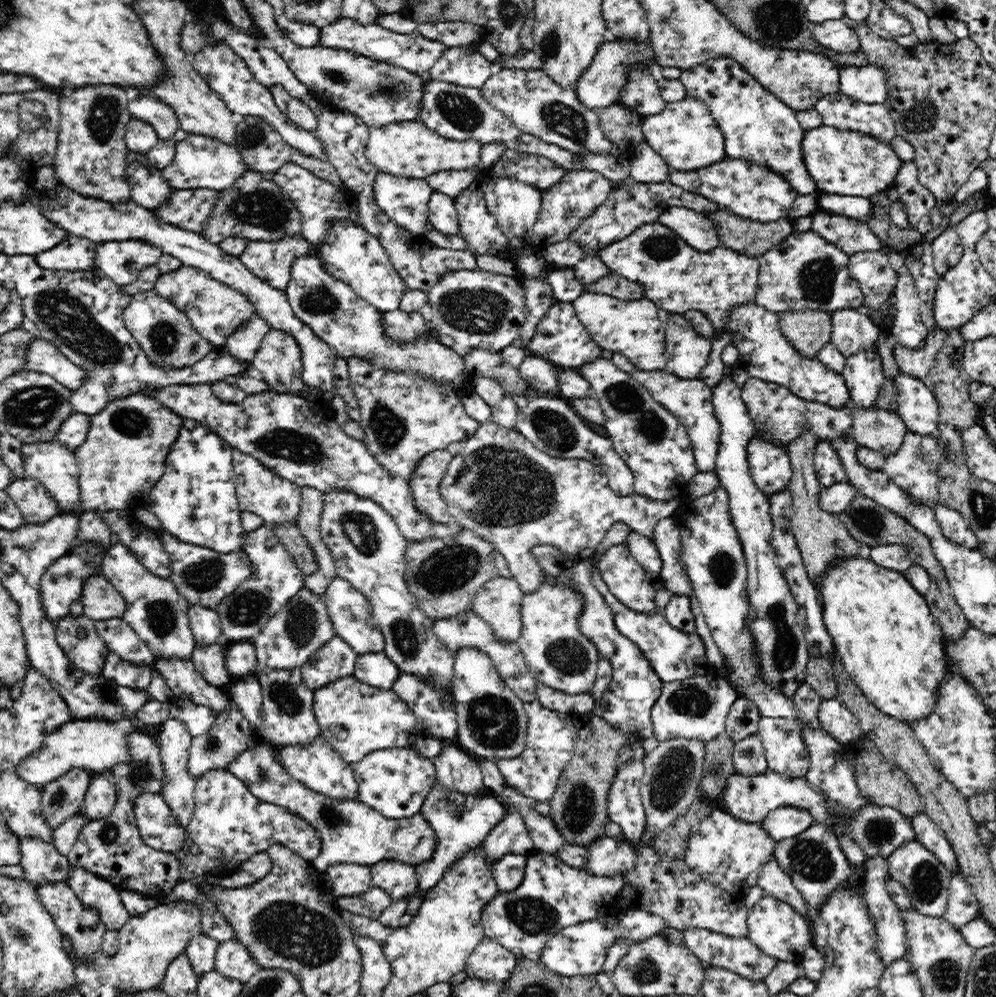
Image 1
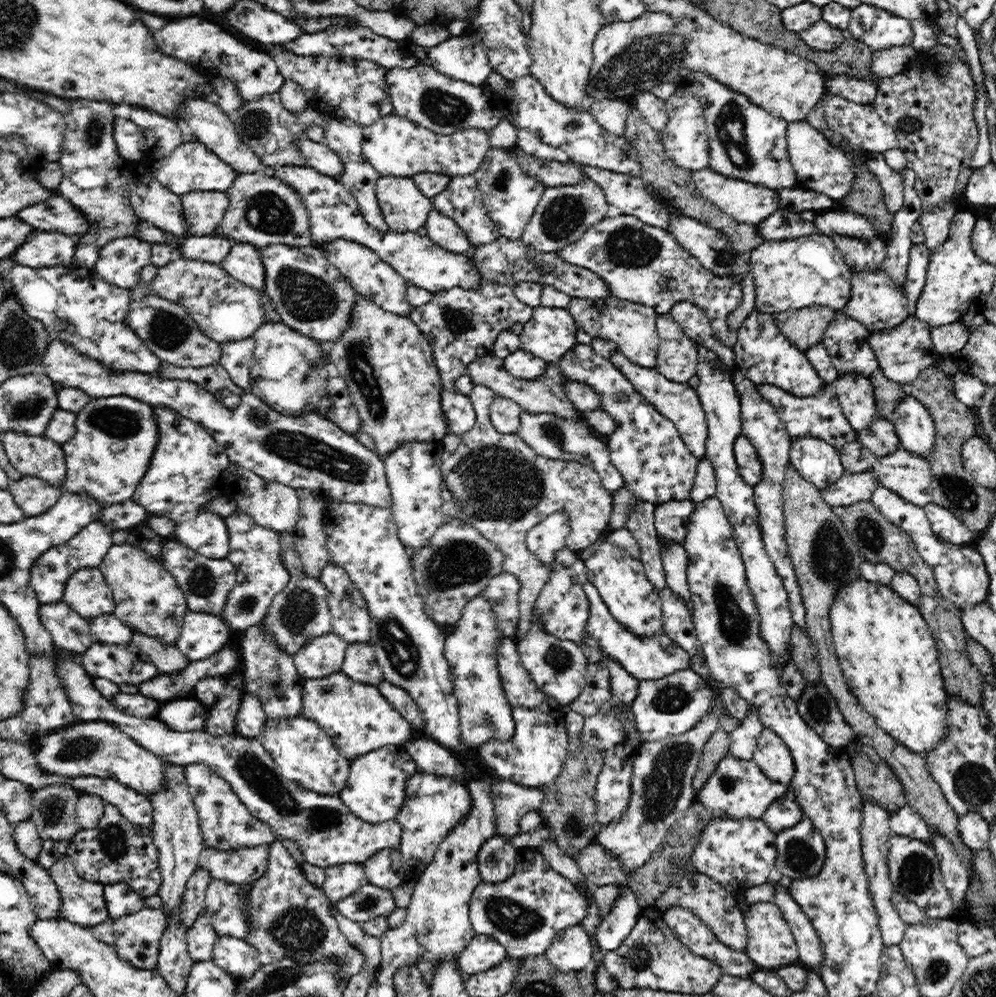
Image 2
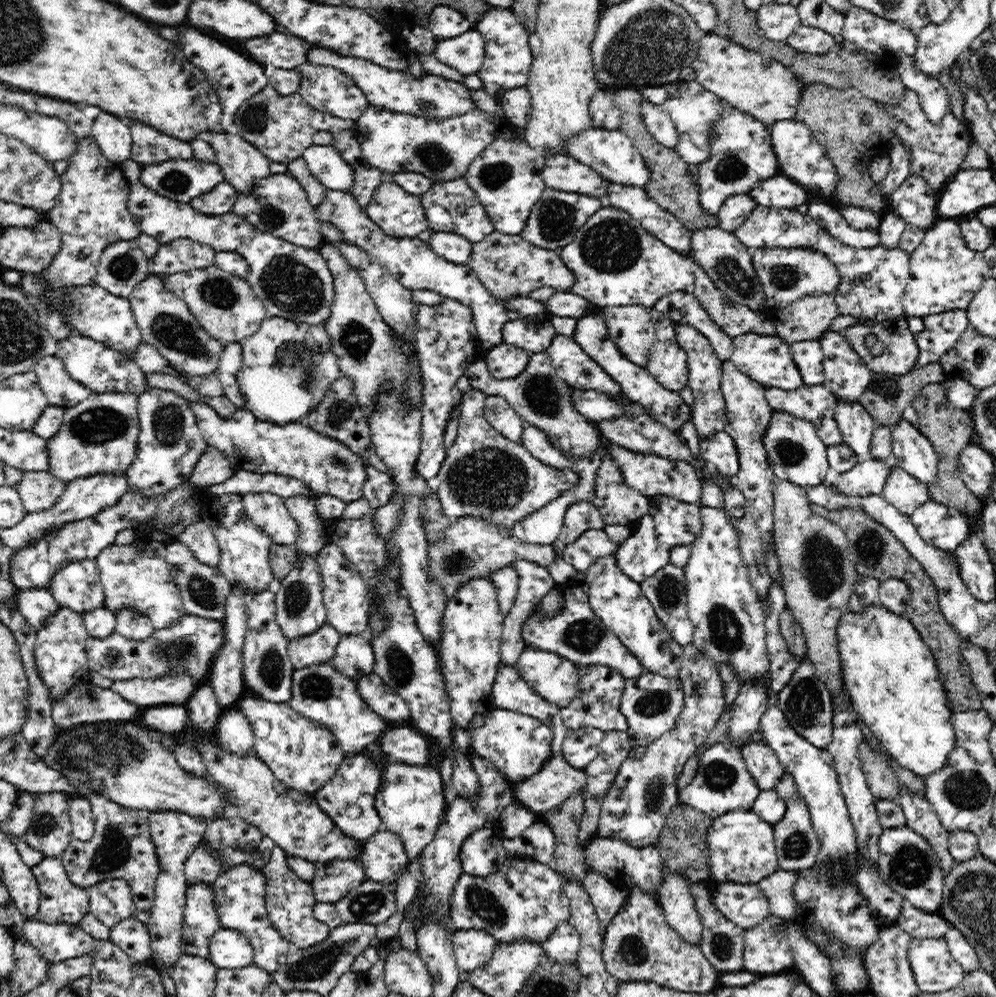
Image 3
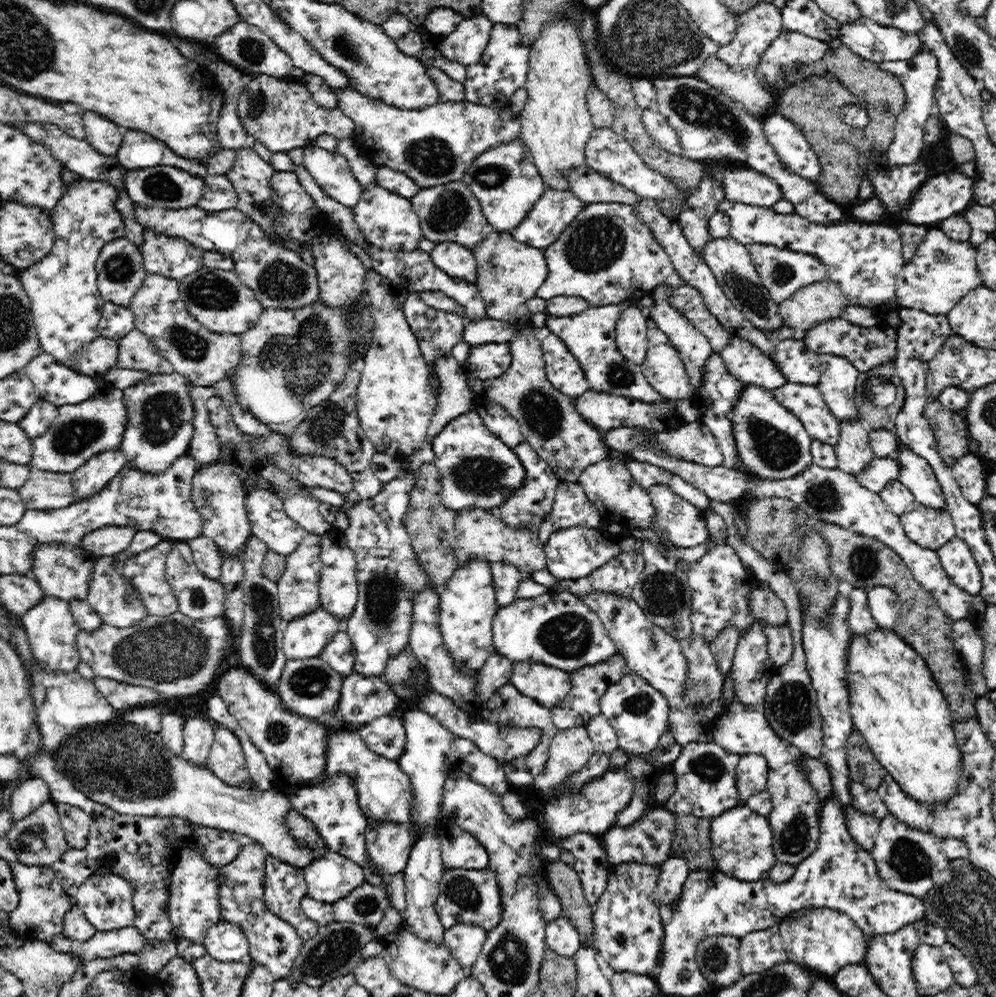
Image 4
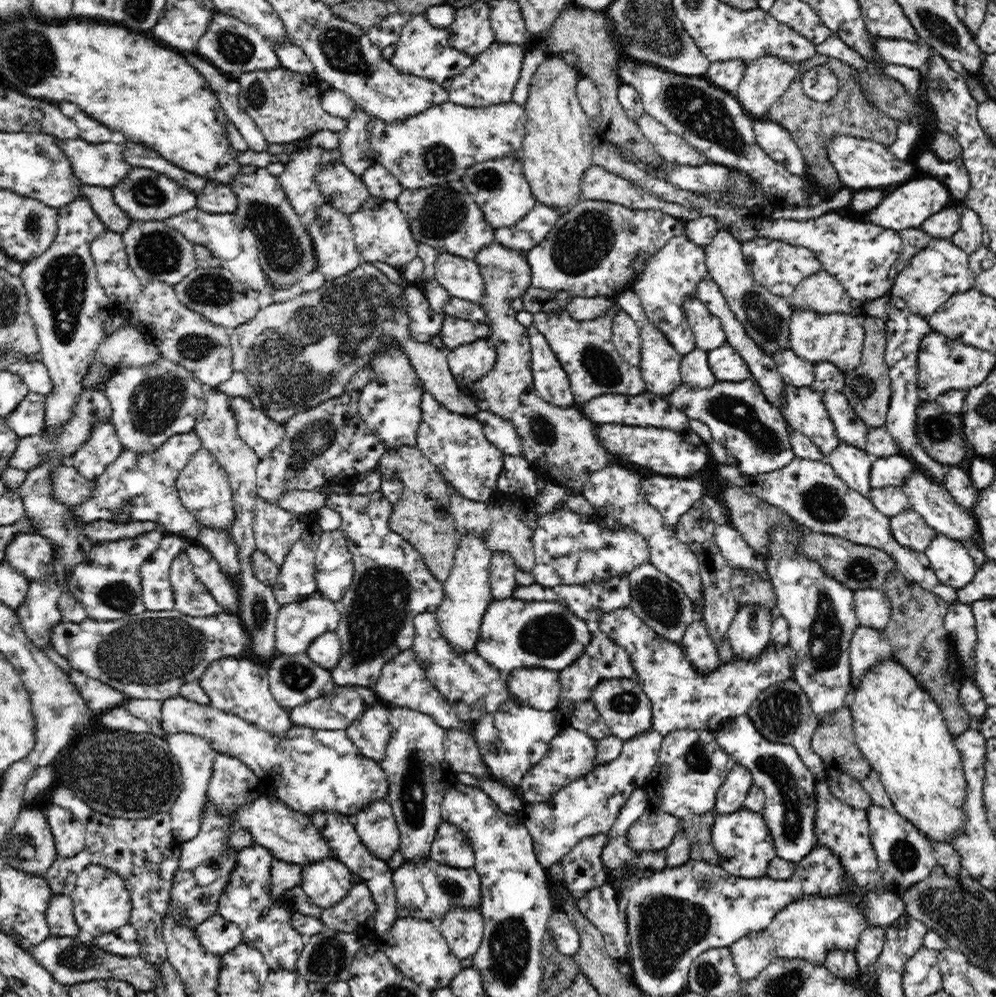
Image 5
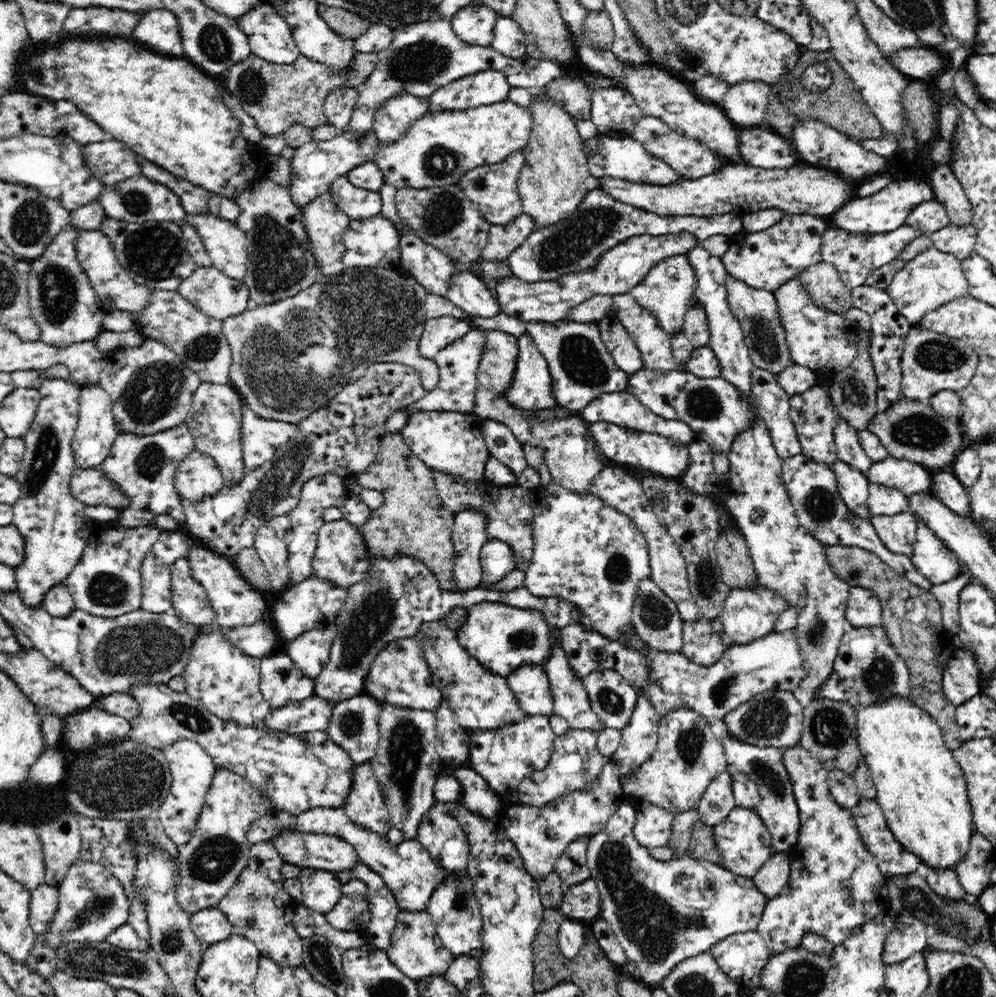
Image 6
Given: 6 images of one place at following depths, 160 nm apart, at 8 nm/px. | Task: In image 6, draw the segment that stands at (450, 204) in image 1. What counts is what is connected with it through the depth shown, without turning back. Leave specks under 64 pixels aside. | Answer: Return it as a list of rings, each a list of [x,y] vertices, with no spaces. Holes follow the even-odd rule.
[[[462,267],[452,276],[446,297],[469,316],[492,318],[501,313],[499,303],[481,279]]]

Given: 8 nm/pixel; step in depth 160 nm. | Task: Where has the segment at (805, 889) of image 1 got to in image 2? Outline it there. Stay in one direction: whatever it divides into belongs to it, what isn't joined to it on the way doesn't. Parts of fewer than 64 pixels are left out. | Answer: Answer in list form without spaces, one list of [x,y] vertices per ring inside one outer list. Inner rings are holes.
[[[804,815],[798,824],[777,832],[776,874],[785,881],[802,881],[817,875],[824,864],[826,845],[824,837]]]

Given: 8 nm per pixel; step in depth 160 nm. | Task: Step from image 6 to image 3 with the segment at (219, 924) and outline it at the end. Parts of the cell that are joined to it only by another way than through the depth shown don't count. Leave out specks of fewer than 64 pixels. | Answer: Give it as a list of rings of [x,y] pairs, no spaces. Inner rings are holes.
[[[221,928],[209,940],[209,961],[218,969],[235,969],[253,963],[254,949],[237,930]]]

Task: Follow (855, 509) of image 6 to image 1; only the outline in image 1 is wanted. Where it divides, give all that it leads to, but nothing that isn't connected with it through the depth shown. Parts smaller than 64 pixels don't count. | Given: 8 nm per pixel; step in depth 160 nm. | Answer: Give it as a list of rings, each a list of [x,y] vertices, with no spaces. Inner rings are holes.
[[[862,350],[847,357],[841,372],[852,408],[872,408],[886,382],[882,361],[877,350]]]

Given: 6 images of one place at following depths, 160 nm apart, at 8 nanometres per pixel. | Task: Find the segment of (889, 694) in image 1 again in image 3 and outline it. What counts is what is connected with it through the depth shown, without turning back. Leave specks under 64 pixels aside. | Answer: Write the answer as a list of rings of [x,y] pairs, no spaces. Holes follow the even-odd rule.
[[[870,604],[862,614],[849,610],[842,614],[837,638],[843,688],[863,726],[871,731],[881,748],[902,768],[911,770],[924,780],[932,772],[942,770],[955,746],[956,737],[951,721],[953,711],[949,707],[934,655],[911,621],[905,615],[886,610],[881,604]]]

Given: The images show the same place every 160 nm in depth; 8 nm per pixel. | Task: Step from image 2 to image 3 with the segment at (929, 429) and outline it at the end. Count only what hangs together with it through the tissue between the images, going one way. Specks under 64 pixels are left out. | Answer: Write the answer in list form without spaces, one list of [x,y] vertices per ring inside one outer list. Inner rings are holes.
[[[902,418],[892,426],[892,458],[895,466],[930,487],[936,482],[938,455],[932,443],[910,421]]]

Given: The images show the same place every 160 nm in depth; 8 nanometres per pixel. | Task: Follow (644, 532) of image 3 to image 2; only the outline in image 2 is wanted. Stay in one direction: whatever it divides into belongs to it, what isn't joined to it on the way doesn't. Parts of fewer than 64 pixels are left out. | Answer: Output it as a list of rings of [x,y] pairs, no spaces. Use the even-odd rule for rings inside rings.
[[[672,500],[662,504],[656,503],[654,510],[654,527],[658,533],[658,543],[662,545],[683,545],[686,539],[692,514],[697,504],[690,500]]]

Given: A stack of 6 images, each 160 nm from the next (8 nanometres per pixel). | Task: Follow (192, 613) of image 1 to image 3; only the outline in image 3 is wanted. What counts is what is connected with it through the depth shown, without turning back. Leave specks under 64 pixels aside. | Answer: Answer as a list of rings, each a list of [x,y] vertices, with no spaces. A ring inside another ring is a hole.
[[[184,615],[168,628],[154,629],[154,634],[141,642],[129,640],[114,631],[108,638],[86,640],[89,670],[96,670],[110,680],[166,678],[174,674],[189,674],[198,682],[210,671],[213,660],[225,642],[223,621]]]

